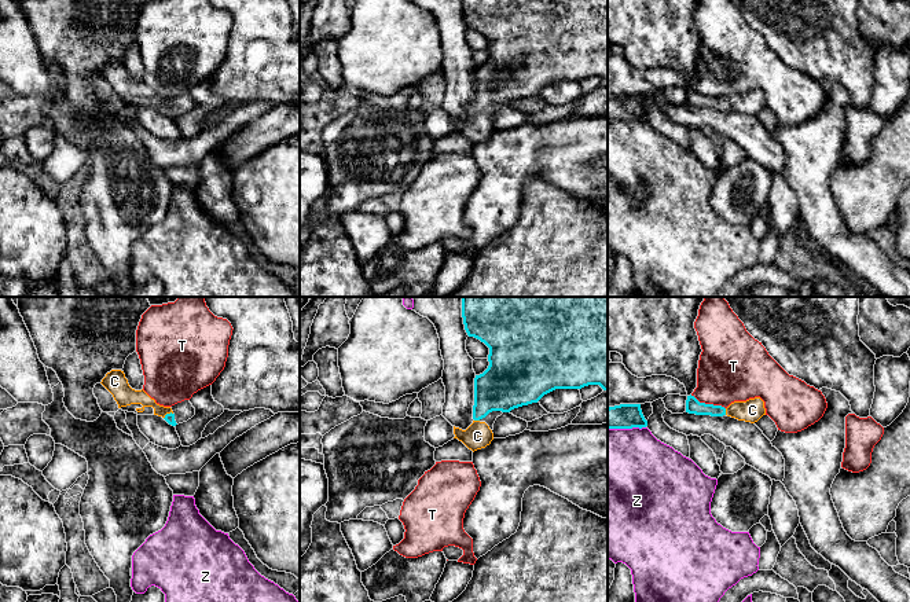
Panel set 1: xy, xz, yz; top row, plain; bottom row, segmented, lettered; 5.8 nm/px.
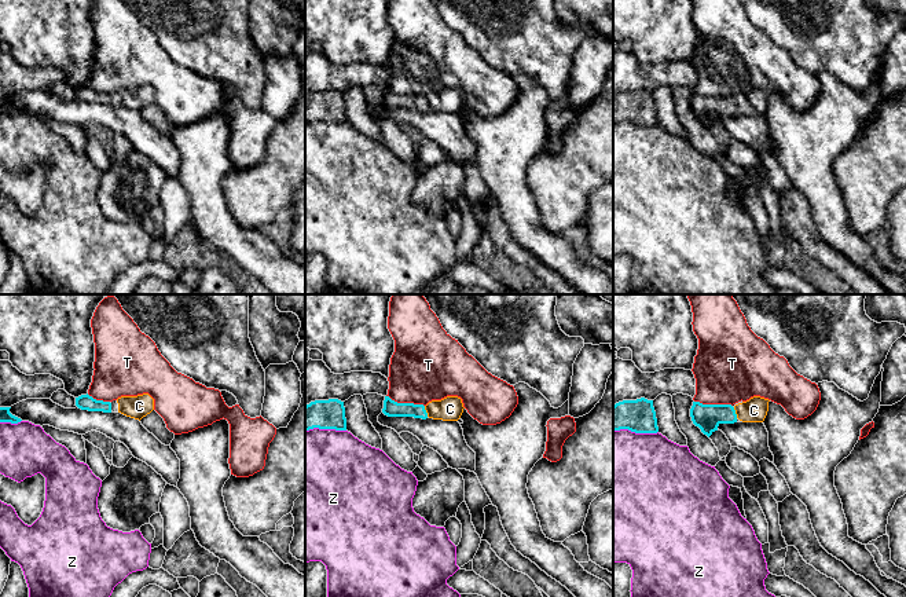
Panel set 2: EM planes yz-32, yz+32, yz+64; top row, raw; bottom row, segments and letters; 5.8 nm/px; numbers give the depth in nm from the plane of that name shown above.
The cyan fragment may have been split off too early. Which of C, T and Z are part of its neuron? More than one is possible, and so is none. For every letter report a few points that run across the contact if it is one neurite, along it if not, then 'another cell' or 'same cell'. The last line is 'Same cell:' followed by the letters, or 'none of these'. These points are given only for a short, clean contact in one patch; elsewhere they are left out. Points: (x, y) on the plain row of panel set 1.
C: same cell
T: line yz (690, 87), (700, 94), (720, 96), (725, 101); another cell
Z: another cell
Same cell: C

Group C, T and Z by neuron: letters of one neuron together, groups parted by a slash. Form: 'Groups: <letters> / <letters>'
Groups: C / T / Z

